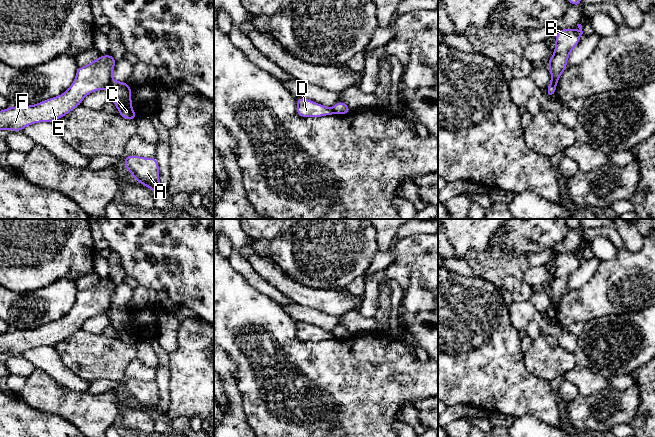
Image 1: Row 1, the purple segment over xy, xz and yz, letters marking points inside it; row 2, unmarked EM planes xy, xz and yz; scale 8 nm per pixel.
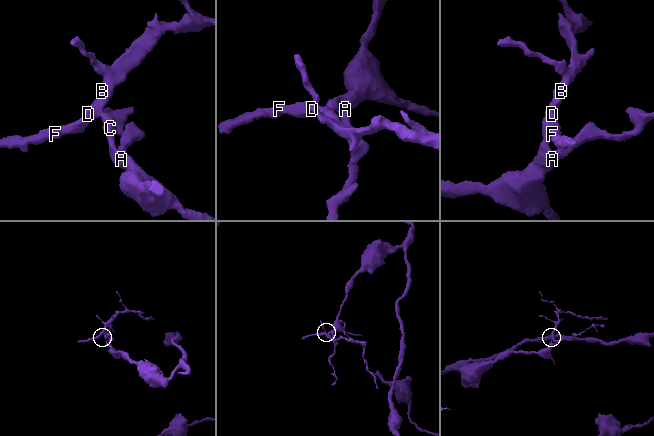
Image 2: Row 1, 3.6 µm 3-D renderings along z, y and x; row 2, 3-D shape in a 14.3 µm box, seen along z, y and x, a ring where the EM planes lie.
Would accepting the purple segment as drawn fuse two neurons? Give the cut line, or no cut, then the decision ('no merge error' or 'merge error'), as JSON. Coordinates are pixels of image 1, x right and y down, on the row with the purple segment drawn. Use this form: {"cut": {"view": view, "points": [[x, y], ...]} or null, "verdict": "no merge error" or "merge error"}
{"cut": {"view": "xy", "points": [[112, 79], [105, 87]]}, "verdict": "merge error"}

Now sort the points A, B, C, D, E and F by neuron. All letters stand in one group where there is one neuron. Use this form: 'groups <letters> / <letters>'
groups A C / B D E F

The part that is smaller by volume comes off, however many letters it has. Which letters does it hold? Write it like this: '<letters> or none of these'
B, D, E, F

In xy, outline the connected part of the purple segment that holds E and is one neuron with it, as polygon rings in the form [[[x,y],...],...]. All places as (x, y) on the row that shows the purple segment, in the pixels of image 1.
[[[108,53],[78,67],[76,77],[63,94],[29,106],[13,106],[0,111],[0,130],[23,131],[31,124],[54,122],[82,104],[90,93],[106,88],[112,80],[117,60]]]

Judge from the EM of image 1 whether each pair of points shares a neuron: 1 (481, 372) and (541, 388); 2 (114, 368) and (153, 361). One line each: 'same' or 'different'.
1: same
2: different

